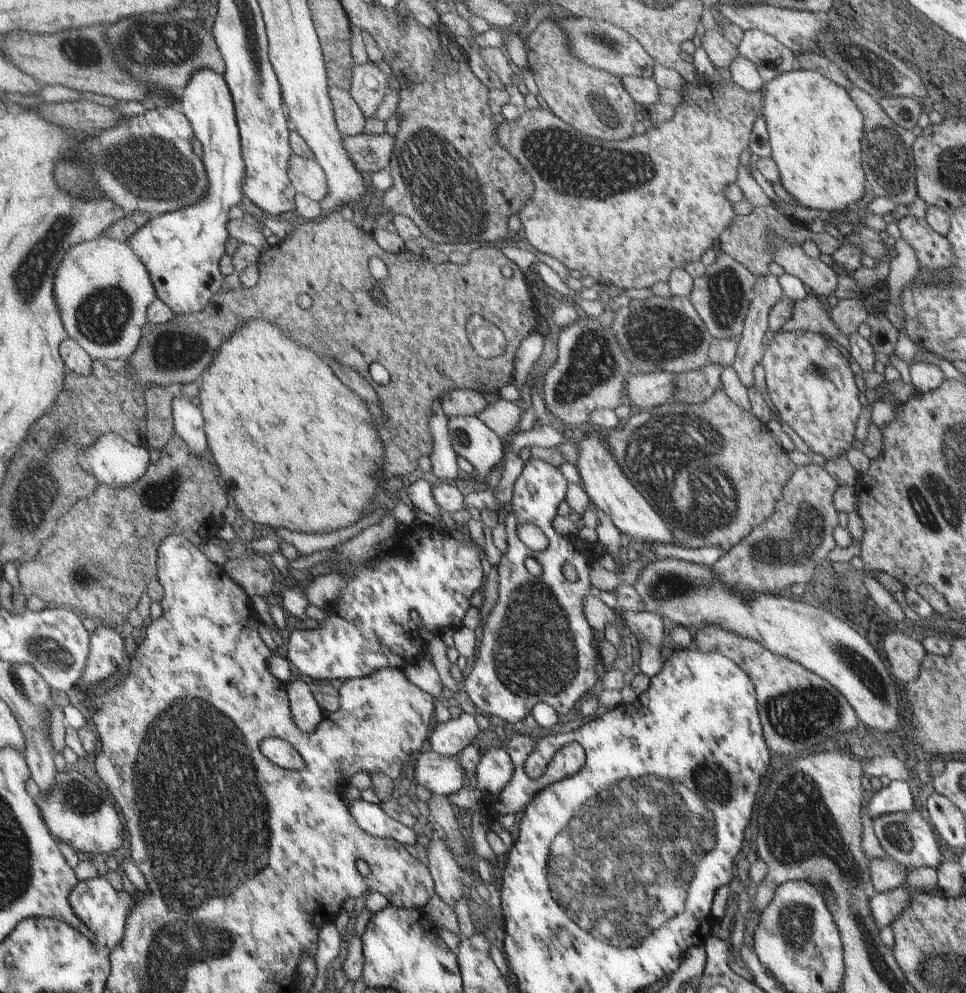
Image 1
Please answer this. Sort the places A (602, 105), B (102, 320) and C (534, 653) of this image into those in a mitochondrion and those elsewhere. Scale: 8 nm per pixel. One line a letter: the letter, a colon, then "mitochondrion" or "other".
A: mitochondrion
B: mitochondrion
C: mitochondrion

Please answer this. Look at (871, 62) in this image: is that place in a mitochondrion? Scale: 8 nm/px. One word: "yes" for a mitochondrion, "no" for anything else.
yes

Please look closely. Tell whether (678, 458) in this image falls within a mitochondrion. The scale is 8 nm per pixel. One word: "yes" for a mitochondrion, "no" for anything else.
yes

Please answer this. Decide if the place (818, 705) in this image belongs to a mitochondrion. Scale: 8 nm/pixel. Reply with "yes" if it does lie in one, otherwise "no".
yes

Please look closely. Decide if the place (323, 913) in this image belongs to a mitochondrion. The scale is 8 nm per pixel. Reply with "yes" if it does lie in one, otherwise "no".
no

